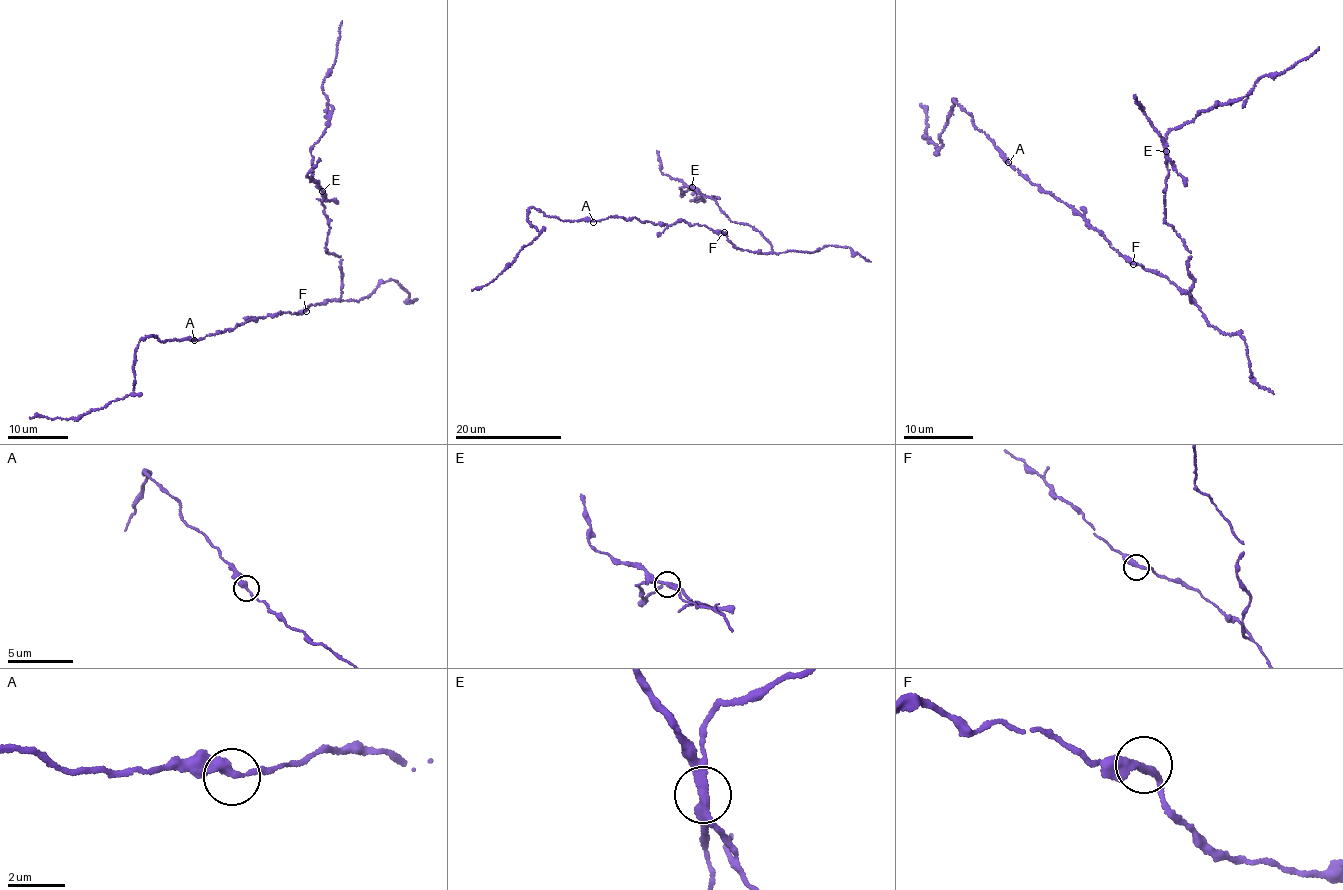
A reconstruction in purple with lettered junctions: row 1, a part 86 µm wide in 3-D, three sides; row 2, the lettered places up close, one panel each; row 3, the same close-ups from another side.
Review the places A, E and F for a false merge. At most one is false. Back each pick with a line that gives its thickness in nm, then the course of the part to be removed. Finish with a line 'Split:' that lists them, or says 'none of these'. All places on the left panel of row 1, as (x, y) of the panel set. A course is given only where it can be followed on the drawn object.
E: Thickness 340 nm. Course of the part to remove: (321, 190), (319, 183), (307, 175), (319, 158)
Split: E

